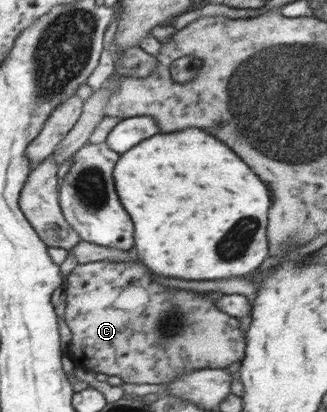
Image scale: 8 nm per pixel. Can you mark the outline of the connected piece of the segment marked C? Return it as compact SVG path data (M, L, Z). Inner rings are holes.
M133 258L132 262L109 262L109 260L97 261L94 263L77 263L65 278L65 313L64 322L67 324L71 339L68 345L69 354L71 354L72 362L76 367L104 373L108 376L117 376L122 382L127 384L165 384L173 381L175 377L183 375L191 370L209 368L223 369L226 366L237 364L244 358L244 331L240 326L240 322L233 315L220 311L215 306L215 300L207 300L203 292L195 294L189 290L181 290L181 292L167 292L165 286L145 286L145 268L137 258Z

